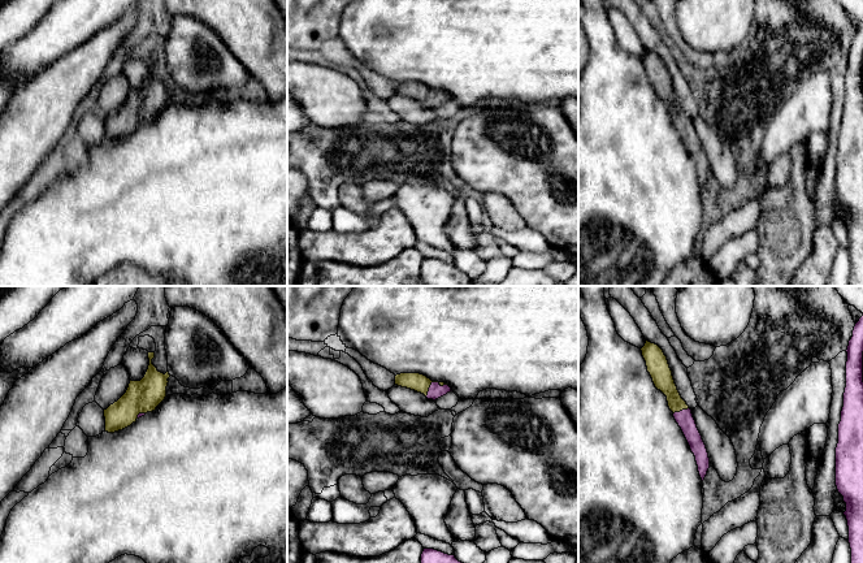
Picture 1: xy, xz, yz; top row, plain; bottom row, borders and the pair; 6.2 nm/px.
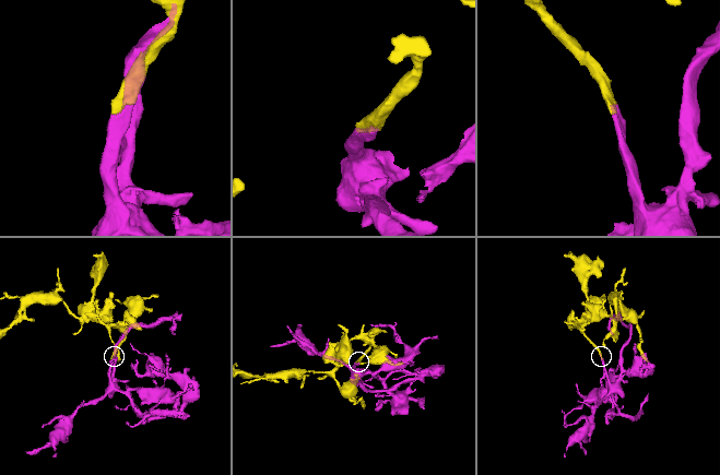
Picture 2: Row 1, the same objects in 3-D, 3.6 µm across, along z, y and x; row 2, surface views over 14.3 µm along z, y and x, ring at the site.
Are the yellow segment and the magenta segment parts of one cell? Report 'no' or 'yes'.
yes

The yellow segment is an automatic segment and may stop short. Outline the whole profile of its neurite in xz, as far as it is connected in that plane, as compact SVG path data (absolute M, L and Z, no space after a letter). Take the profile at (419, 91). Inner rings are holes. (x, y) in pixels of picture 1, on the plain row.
M400 82L395 85L395 94L424 103L428 108L438 108L452 100L444 91L432 90L420 82Z

